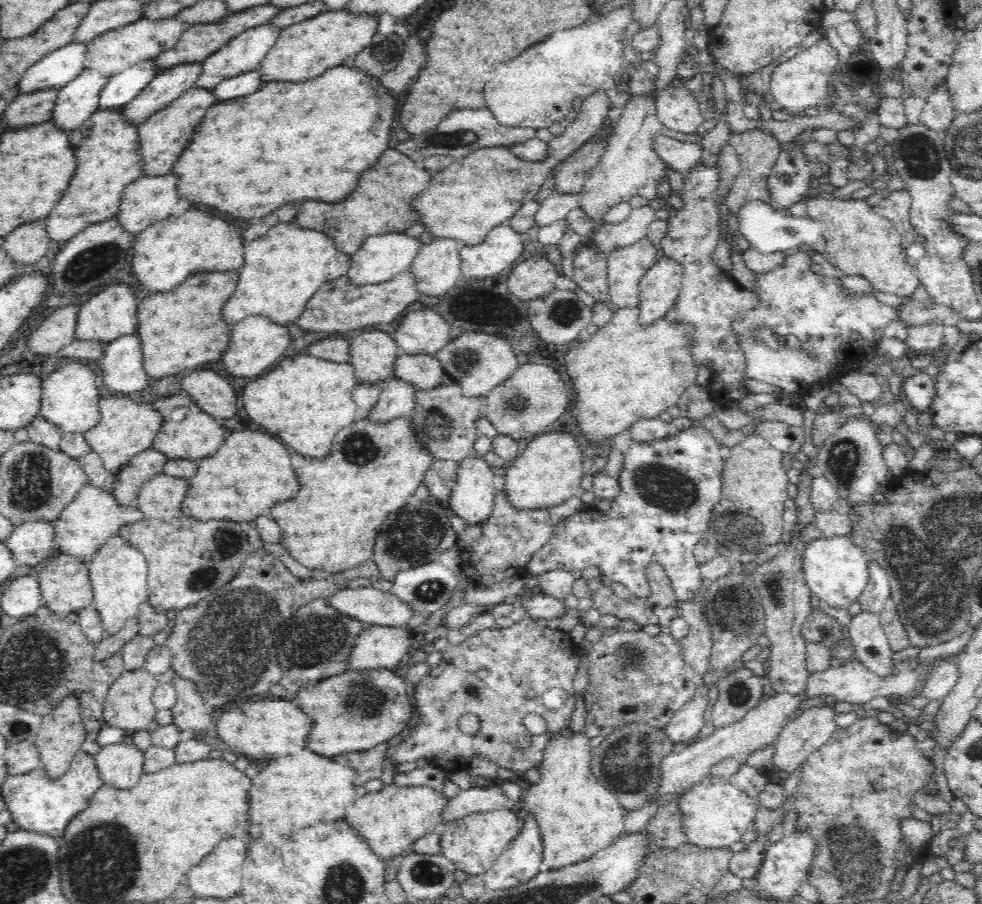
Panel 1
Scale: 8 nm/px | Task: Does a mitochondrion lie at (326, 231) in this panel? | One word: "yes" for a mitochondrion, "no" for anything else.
no

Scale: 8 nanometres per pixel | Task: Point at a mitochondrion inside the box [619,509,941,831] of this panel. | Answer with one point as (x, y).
(730, 612)

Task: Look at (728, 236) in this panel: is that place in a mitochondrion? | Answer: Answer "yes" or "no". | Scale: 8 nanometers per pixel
no

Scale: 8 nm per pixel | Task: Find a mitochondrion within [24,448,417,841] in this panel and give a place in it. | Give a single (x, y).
(229, 644)

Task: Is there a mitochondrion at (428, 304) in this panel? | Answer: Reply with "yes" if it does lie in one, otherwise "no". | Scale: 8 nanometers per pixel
no

